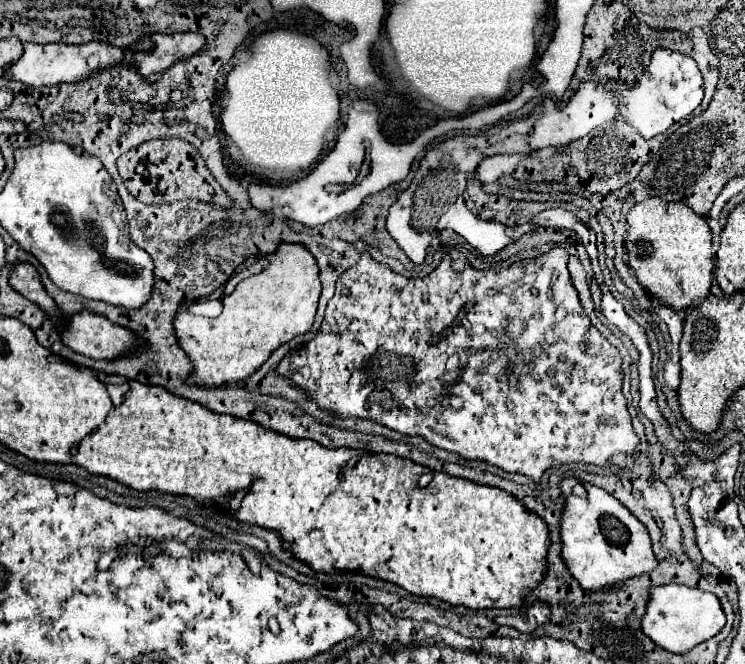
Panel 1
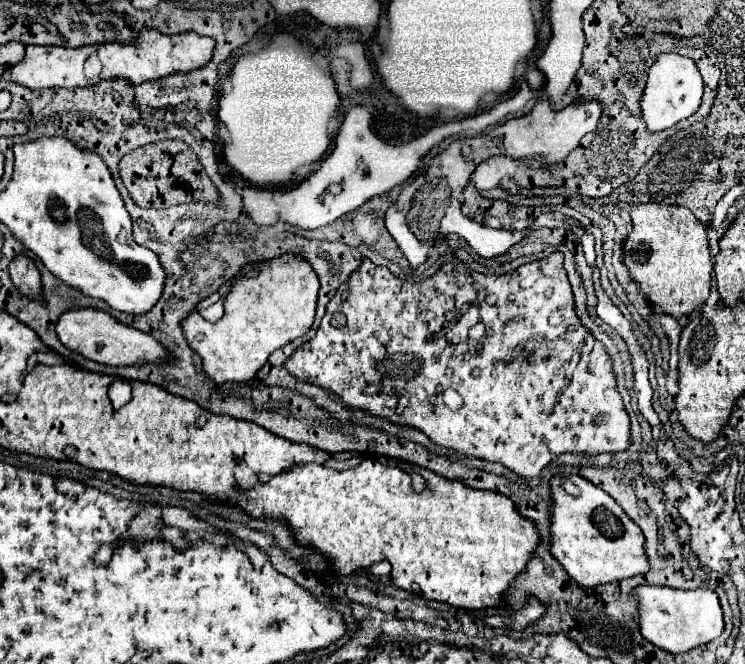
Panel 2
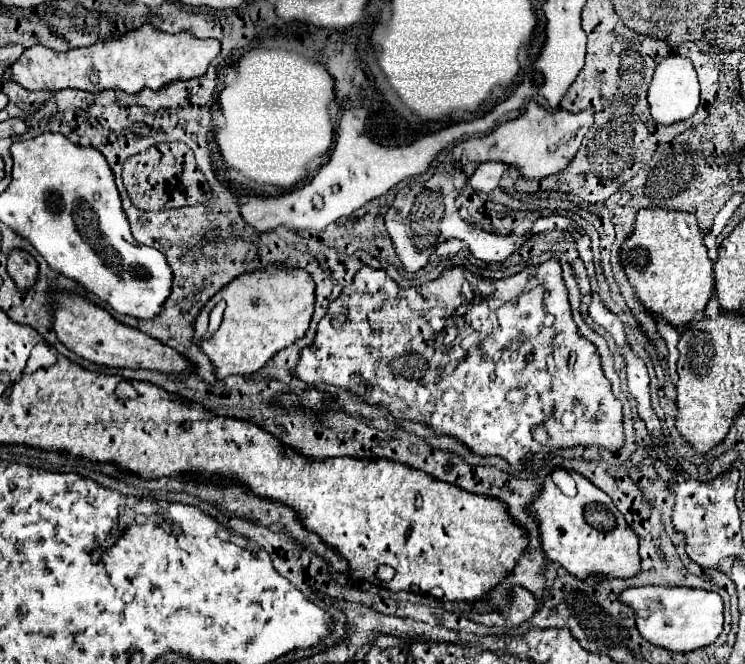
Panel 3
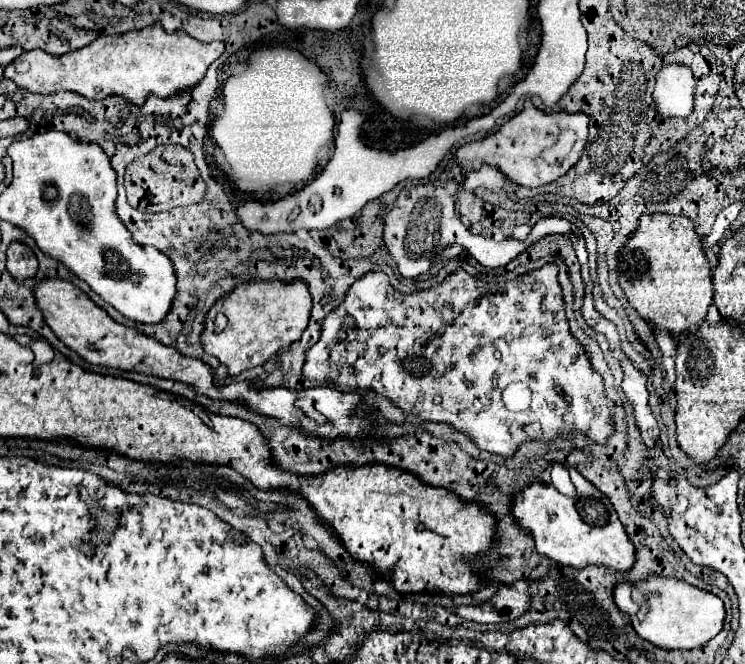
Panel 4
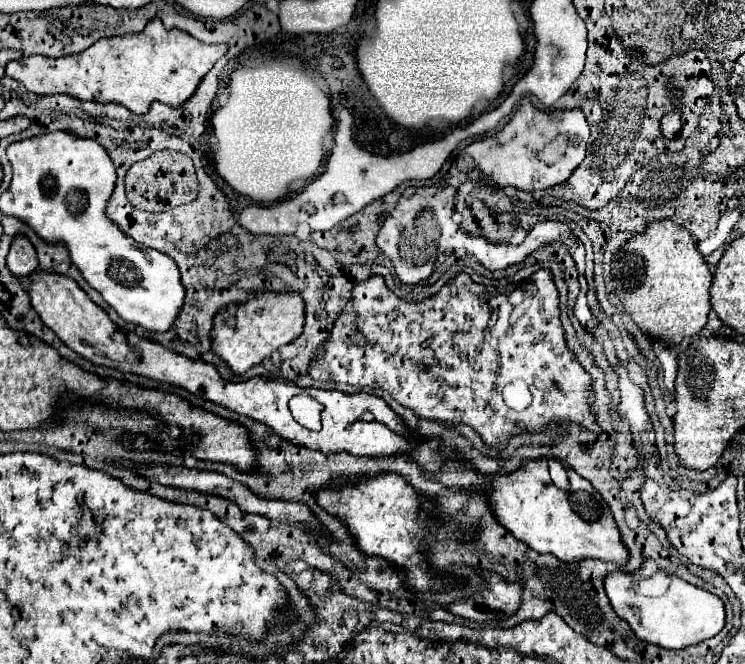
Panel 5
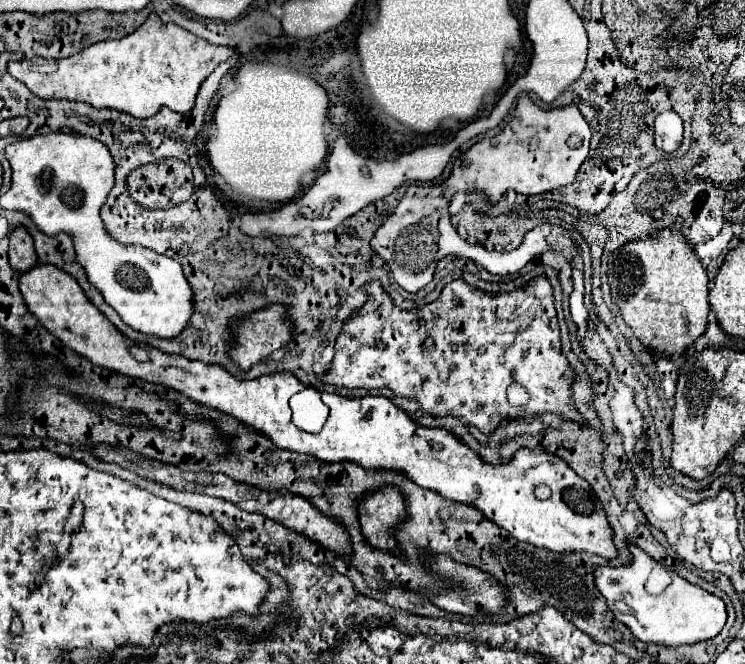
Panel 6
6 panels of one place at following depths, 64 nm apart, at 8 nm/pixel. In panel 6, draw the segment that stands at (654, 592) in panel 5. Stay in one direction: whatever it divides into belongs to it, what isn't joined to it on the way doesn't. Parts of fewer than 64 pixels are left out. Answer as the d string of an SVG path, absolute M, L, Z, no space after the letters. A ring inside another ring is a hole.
M628 544L628 550L632 560L626 566L596 566L594 580L616 620L628 626L640 642L664 646L696 644L714 638L724 628L726 606L718 596L666 570L642 548Z

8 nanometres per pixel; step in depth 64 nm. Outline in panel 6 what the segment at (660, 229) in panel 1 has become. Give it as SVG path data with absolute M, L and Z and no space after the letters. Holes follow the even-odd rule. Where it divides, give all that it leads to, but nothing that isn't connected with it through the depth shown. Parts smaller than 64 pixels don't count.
M660 230L658 236L628 242L616 252L616 300L612 302L644 348L662 356L682 354L706 330L708 274L682 234Z

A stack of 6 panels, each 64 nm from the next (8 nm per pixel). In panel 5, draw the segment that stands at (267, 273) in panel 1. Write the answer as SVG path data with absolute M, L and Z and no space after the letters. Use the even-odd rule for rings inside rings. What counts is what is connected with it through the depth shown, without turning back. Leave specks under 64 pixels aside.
M260 294L254 300L236 306L236 328L230 328L224 324L224 318L230 316L230 312L222 312L214 318L214 352L236 372L244 374L248 368L260 364L266 356L270 356L274 350L278 350L284 344L290 344L294 338L302 334L304 326L304 302L300 294Z

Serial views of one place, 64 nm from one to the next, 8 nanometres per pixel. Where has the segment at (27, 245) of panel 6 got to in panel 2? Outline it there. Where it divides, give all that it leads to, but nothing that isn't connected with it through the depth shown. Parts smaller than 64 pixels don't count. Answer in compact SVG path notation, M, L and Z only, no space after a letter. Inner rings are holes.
M20 254L12 260L8 270L10 270L10 278L20 294L30 296L30 298L40 296L40 288L42 288L40 272L38 272L36 264L32 262L32 258L28 258L26 254Z

